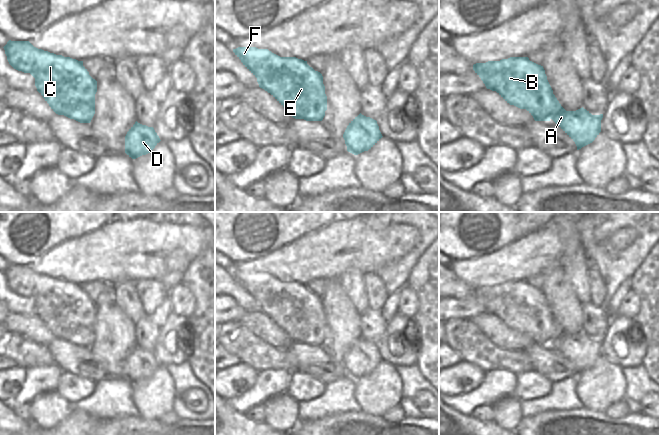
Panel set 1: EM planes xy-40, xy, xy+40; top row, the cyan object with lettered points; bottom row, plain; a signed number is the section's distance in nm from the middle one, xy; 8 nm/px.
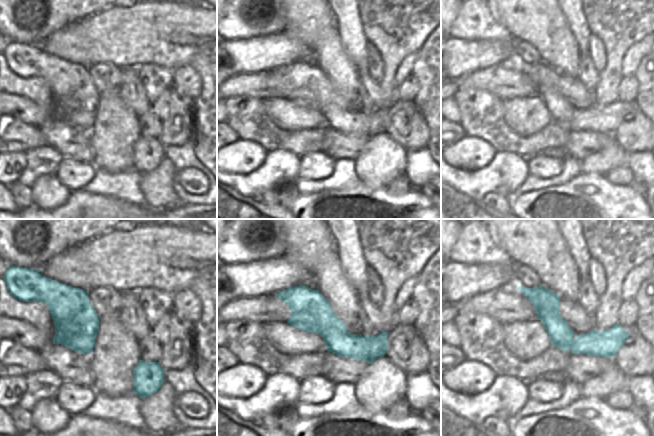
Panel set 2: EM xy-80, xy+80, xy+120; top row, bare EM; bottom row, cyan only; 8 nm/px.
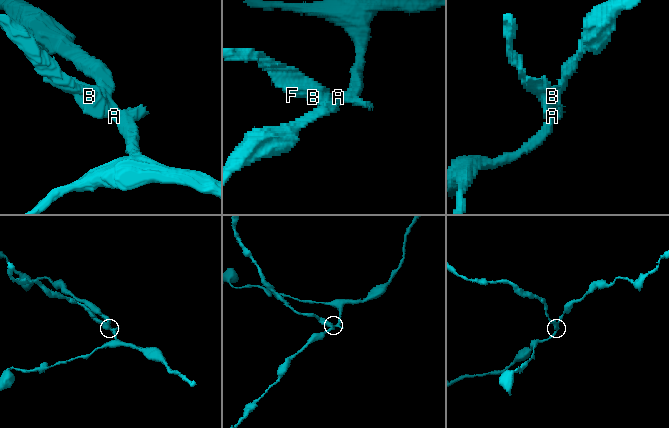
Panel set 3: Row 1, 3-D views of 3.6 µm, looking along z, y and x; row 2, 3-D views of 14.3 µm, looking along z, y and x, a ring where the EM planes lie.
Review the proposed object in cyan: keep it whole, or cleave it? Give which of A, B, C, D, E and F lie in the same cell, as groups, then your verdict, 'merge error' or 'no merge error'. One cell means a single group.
A D / B C E F | merge error

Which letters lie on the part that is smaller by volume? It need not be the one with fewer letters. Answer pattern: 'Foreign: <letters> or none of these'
Foreign: B, C, E, F

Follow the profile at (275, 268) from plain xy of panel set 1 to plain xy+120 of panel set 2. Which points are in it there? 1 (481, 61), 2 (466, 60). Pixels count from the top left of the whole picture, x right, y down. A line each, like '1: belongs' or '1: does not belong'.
1: belongs
2: belongs

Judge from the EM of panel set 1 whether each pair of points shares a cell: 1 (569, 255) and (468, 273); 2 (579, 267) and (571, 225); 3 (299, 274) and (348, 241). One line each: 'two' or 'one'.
1: two
2: one
3: one

